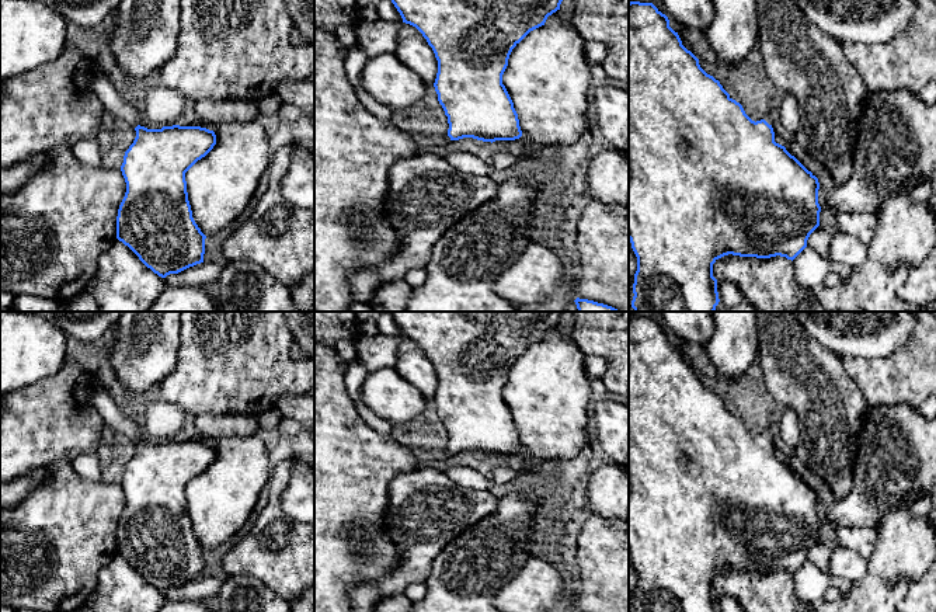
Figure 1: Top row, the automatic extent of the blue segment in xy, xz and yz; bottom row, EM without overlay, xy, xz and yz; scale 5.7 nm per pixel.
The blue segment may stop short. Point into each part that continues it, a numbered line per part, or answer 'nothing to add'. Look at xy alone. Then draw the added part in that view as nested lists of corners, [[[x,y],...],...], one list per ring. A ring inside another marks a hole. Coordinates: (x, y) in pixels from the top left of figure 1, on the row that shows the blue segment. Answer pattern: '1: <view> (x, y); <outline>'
1: xy (117, 107); [[[94,63],[91,84],[109,118],[132,128],[139,125],[139,111],[125,100],[122,93],[116,88],[107,72],[98,63]]]

